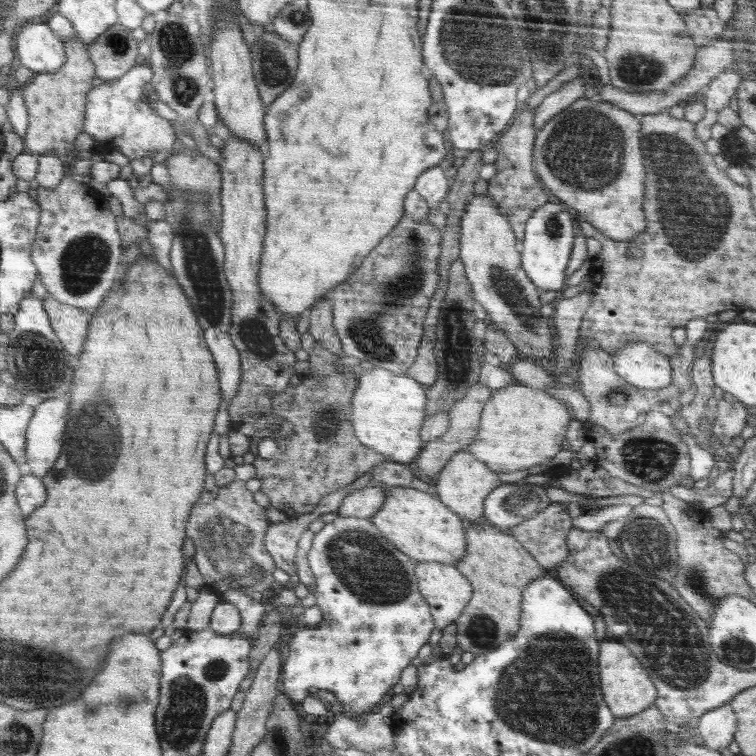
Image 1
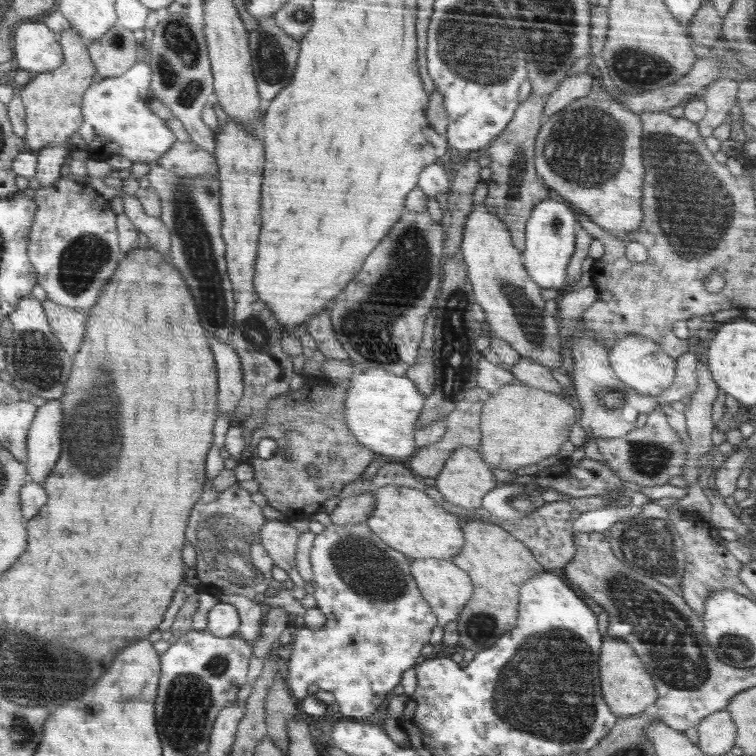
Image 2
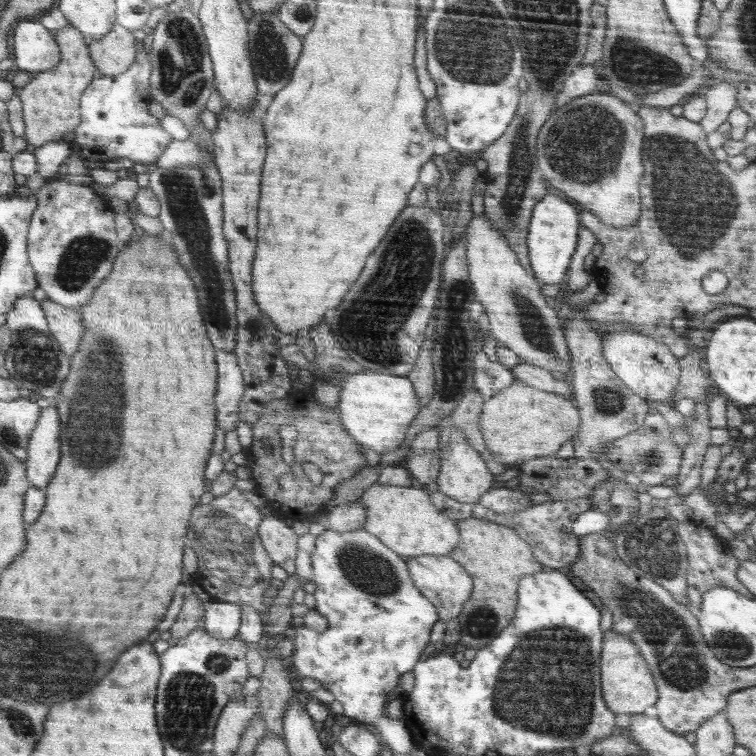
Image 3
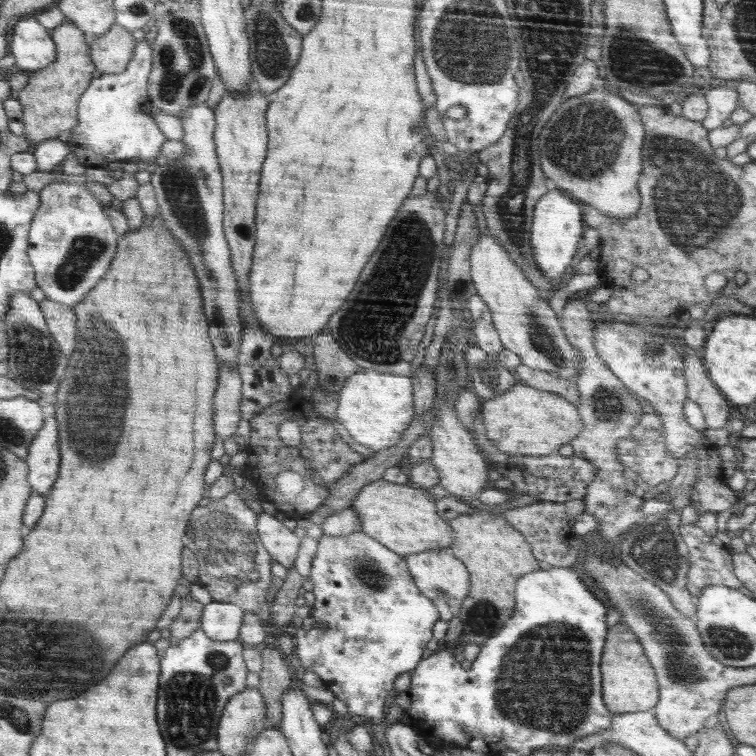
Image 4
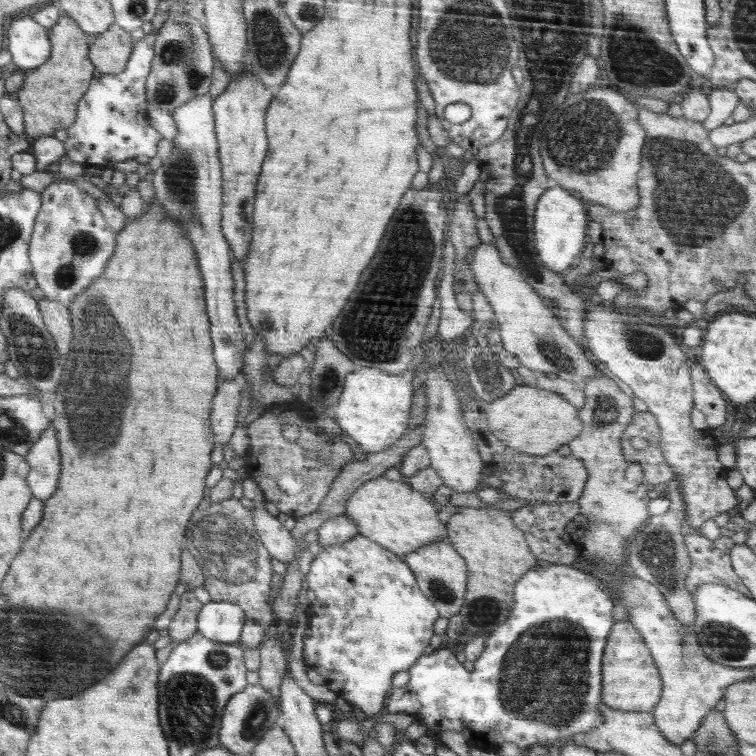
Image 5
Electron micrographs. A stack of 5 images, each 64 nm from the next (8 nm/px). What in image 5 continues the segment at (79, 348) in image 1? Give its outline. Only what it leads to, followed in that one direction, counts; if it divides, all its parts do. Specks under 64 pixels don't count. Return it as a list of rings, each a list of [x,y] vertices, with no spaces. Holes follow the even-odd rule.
[[[48,298],[39,300],[40,308],[43,310],[44,321],[55,335],[59,354],[68,357],[73,350],[74,344],[74,320],[72,310],[66,303]]]

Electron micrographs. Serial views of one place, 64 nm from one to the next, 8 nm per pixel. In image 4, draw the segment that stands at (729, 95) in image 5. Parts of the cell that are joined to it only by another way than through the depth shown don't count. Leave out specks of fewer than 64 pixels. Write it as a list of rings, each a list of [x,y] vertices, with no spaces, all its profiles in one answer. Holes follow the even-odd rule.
[[[709,83],[705,94],[708,105],[708,114],[701,121],[702,126],[707,130],[722,127],[722,123],[736,108],[739,107],[739,96],[733,84]]]

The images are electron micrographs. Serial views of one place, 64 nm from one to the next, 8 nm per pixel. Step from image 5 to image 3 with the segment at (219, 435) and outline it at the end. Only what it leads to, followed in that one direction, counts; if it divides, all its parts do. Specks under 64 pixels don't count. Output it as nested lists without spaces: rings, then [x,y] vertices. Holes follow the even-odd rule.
[[[216,351],[219,362],[219,392],[216,393],[216,406],[219,407],[219,425],[226,433],[235,430],[239,424],[239,404],[245,384],[237,356],[233,352]]]

